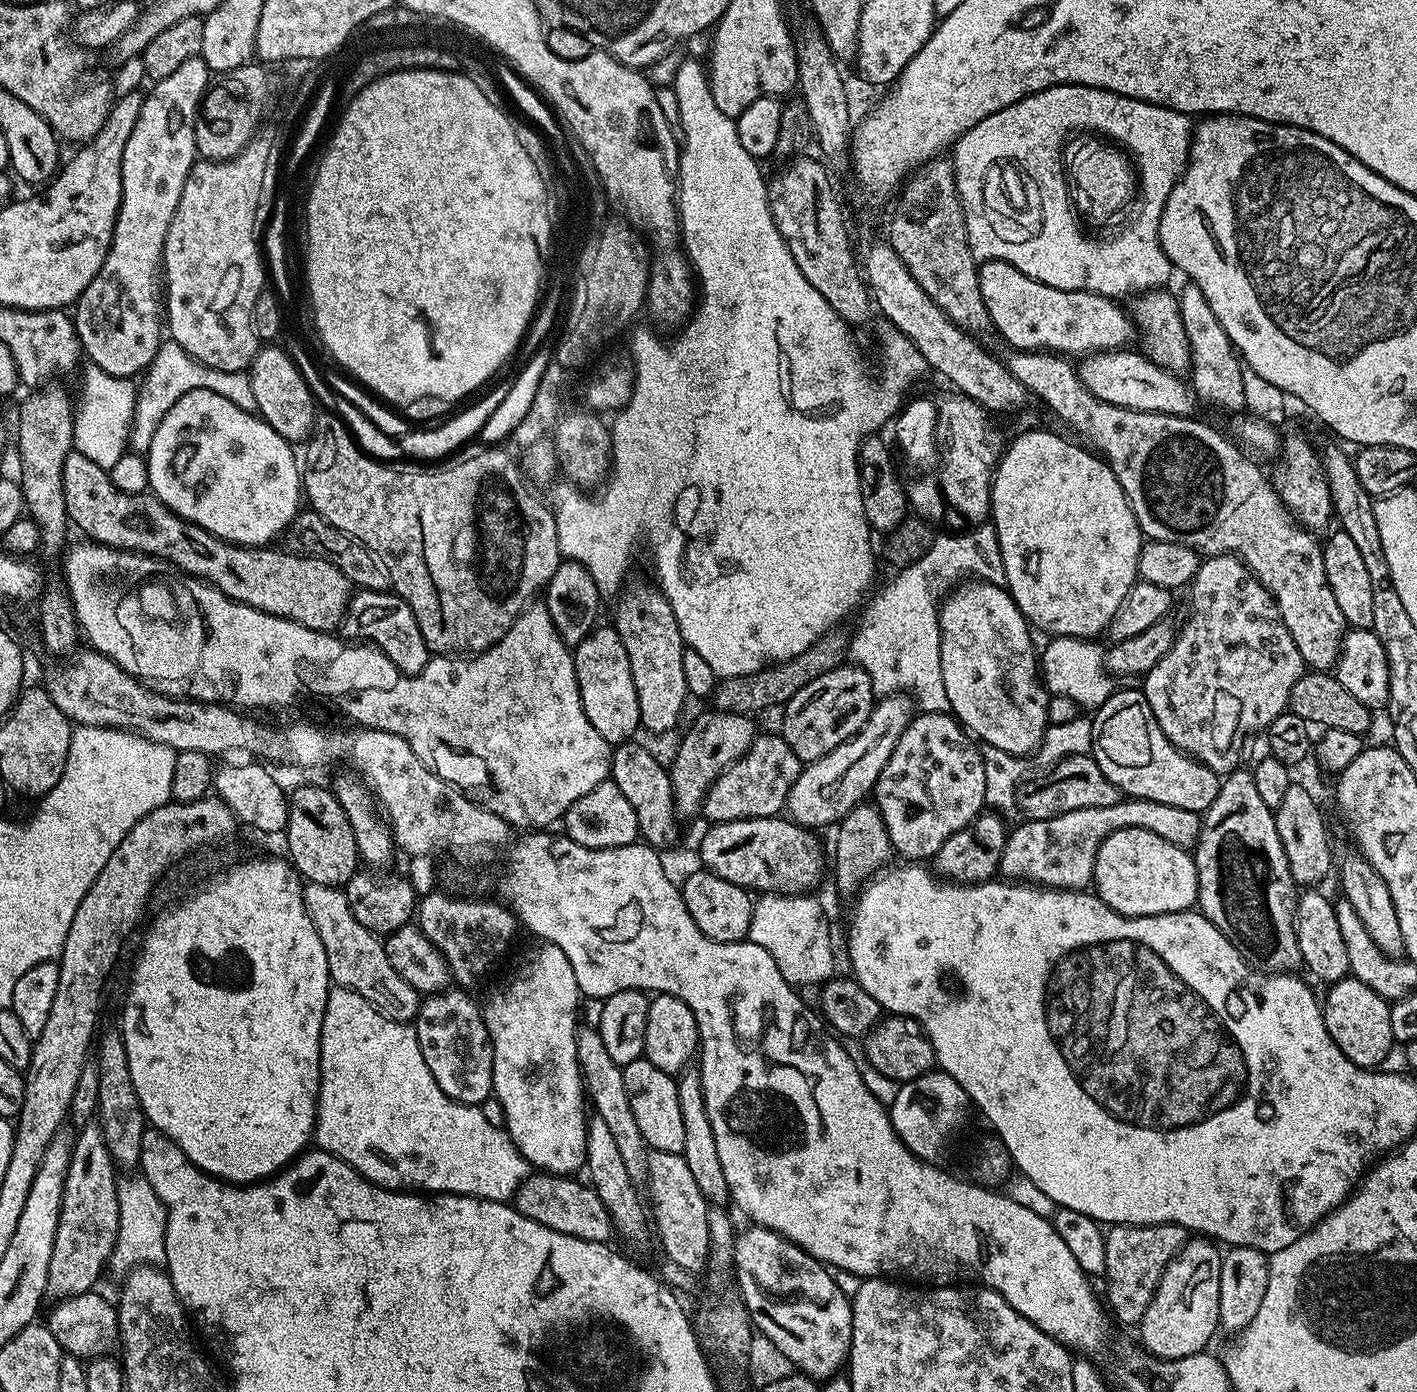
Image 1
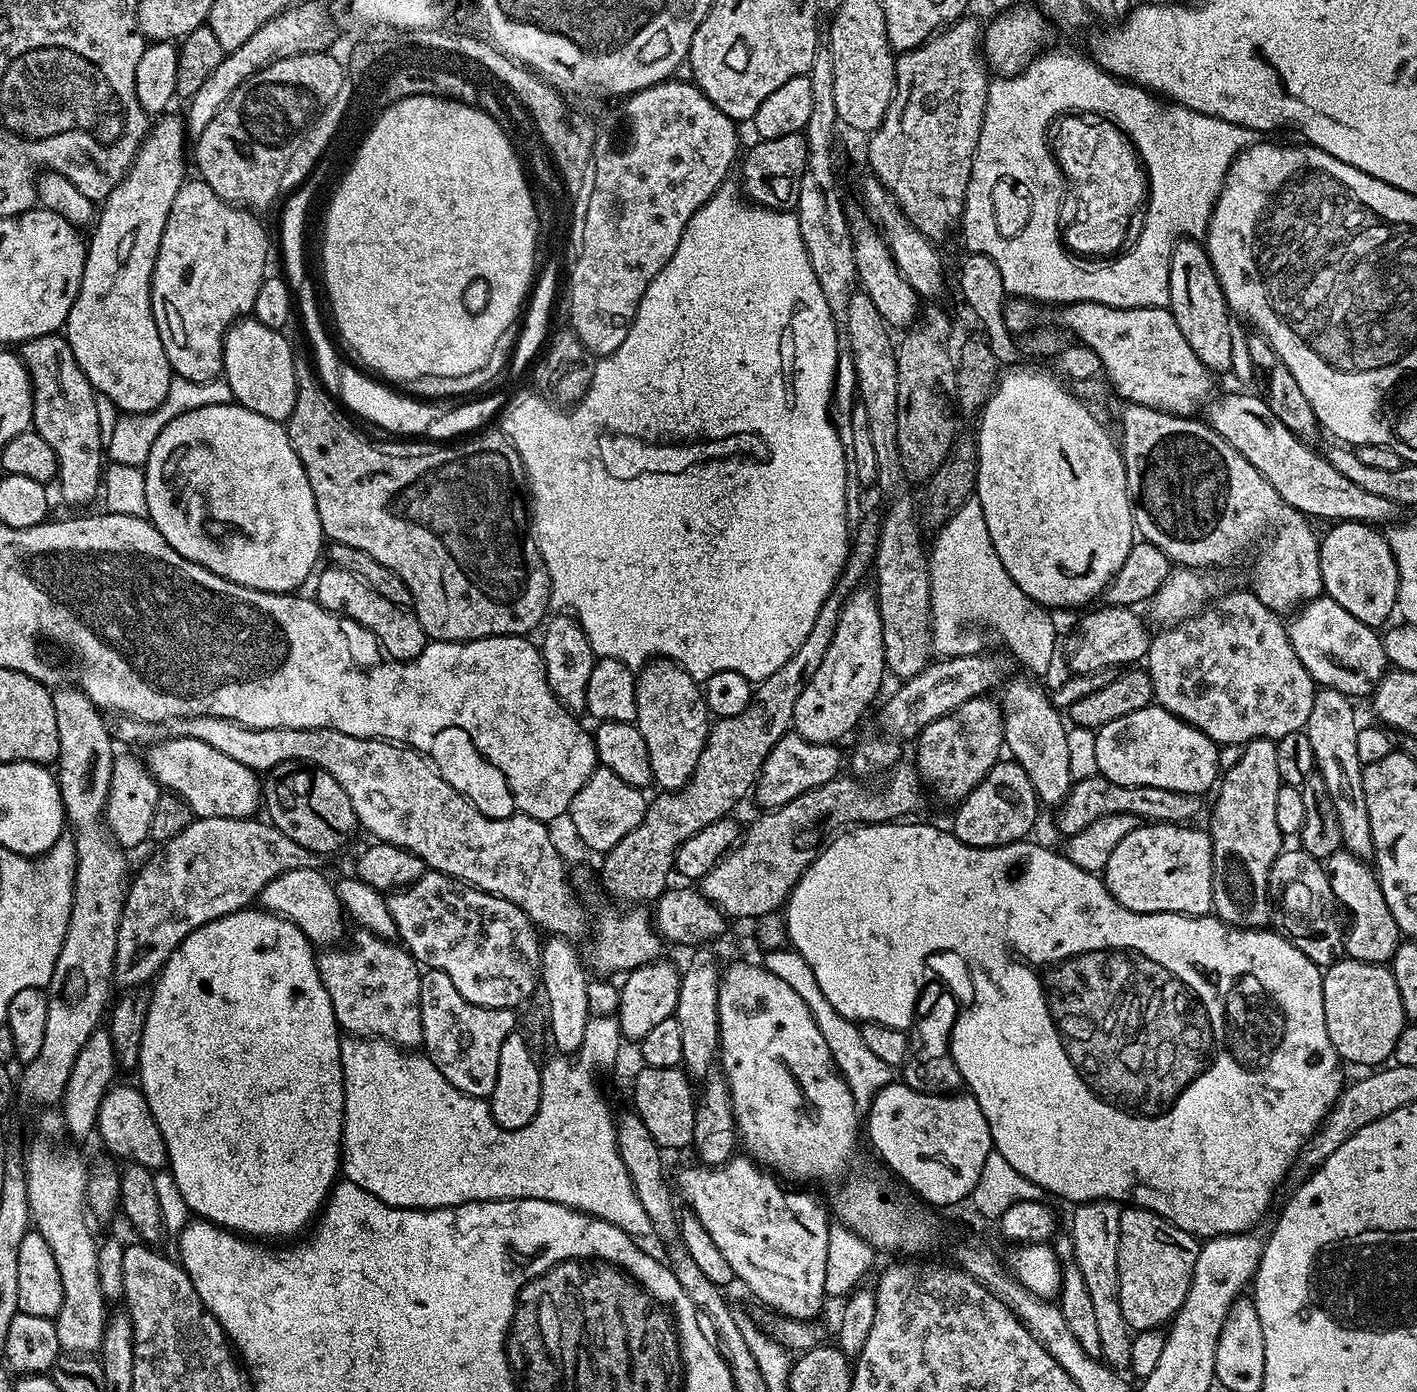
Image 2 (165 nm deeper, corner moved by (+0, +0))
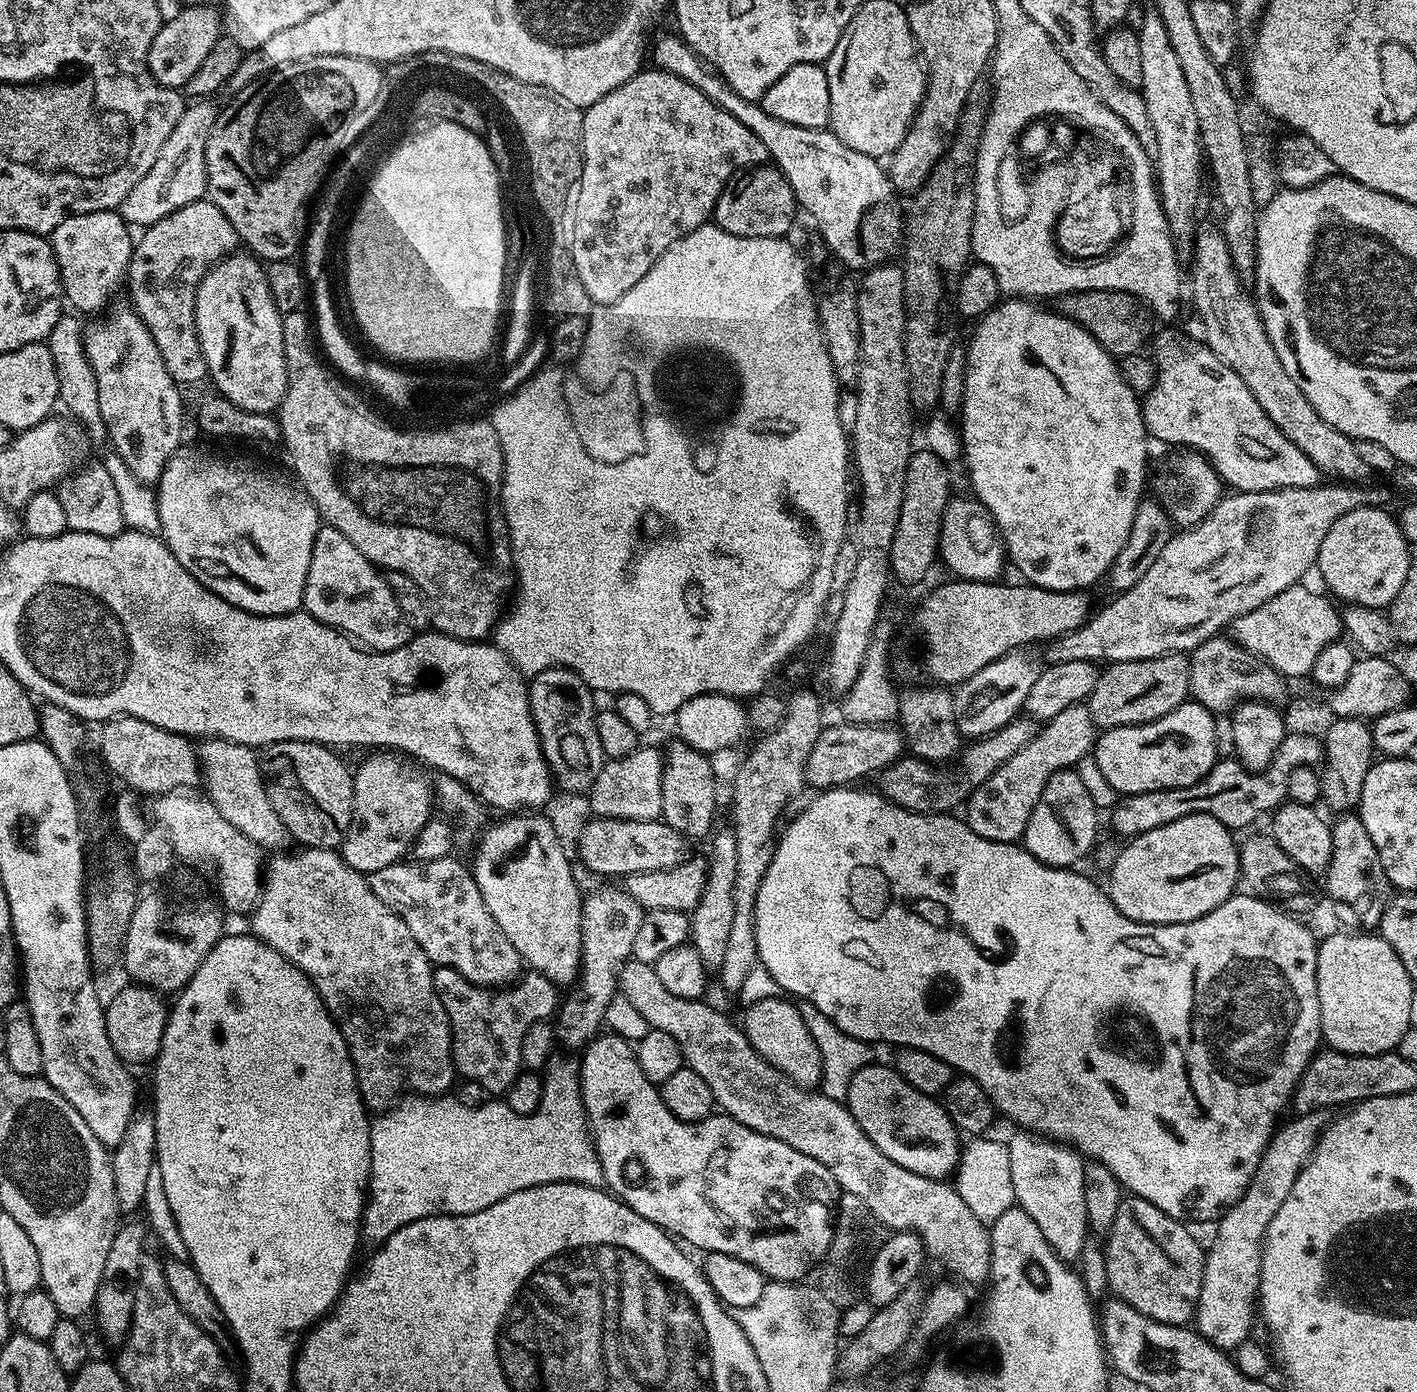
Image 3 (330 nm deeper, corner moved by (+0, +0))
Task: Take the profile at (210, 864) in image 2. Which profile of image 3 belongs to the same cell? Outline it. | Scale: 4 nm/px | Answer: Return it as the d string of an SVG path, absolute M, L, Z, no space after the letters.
M378 752L366 759L353 773L351 825L340 847L344 861L351 869L362 873L377 872L388 865L397 863L407 855L418 830L425 827L434 810L434 786L431 779L422 773L415 763L403 760L388 752Z

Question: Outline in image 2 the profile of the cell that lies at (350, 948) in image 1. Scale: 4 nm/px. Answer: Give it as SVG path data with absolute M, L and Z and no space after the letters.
M319 868L286 870L286 874L278 874L278 878L274 878L260 891L258 900L267 911L294 921L313 945L336 946L345 939L346 913L340 904L335 883L331 879L328 881L324 874Z

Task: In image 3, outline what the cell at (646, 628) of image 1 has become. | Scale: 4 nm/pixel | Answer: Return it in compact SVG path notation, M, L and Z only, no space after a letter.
M675 742L663 749L664 769L662 770L662 810L660 815L678 834L696 842L713 831L712 819L716 816L718 805L715 798L716 784L709 757L692 749L686 743Z

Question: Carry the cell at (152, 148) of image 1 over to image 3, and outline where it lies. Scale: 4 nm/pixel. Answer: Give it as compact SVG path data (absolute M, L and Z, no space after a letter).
M113 303L99 318L87 321L83 329L85 356L98 382L98 407L108 431L111 451L121 456L131 474L142 483L152 486L160 479L166 462L181 447L183 440L180 439L184 436L184 400L180 397L181 385L170 378L170 370L166 370L166 362L162 362L162 354L158 354L158 345L150 330L146 330L142 318L131 303L123 303Z

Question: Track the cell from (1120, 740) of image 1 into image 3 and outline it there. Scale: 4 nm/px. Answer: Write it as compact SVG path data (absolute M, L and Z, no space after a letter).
M1195 702L1179 704L1173 712L1158 718L1149 724L1110 728L1099 733L1094 745L1094 757L1103 777L1117 794L1133 796L1139 792L1150 790L1166 790L1178 786L1190 786L1215 766L1218 759L1216 753L1216 724L1213 713Z

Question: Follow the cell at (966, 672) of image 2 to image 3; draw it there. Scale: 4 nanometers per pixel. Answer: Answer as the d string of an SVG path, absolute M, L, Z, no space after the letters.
M1322 482L1313 488L1275 488L1269 492L1237 492L1233 491L1232 496L1225 495L1214 506L1212 513L1202 522L1198 522L1193 528L1186 528L1177 531L1168 539L1166 546L1162 546L1162 554L1158 554L1158 558L1154 558L1154 563L1150 566L1150 570L1146 570L1146 574L1142 574L1142 578L1138 578L1138 582L1134 582L1134 586L1130 586L1124 592L1113 595L1113 600L1105 606L1101 612L1093 611L1087 622L1078 630L1074 630L1065 636L1059 636L1047 645L1048 648L1044 652L1044 656L1048 659L1049 665L1061 664L1062 662L1078 662L1079 660L1090 660L1093 662L1101 662L1105 665L1117 664L1118 662L1130 662L1131 660L1149 660L1150 658L1158 658L1159 656L1171 656L1173 654L1190 654L1202 642L1206 642L1212 636L1219 636L1238 618L1242 618L1242 614L1250 614L1250 610L1258 610L1258 606L1262 606L1262 602L1270 602L1270 598L1274 598L1274 594L1282 594L1282 590L1287 588L1295 588L1301 583L1300 580L1308 571L1313 571L1318 554L1322 550L1322 542L1326 538L1326 534L1330 534L1330 527L1338 518L1342 518L1343 514L1348 514L1350 510L1360 508L1388 508L1396 498L1395 492L1388 486L1372 486L1370 484L1347 484L1344 482Z

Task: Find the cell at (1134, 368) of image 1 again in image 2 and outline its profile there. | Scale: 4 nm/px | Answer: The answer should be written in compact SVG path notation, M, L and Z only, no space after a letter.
M1248 390L1240 391L1244 392L1217 395L1207 405L1206 422L1223 440L1230 442L1230 446L1234 446L1234 450L1238 450L1238 454L1242 454L1242 458L1246 458L1246 462L1250 462L1250 466L1254 466L1254 470L1258 470L1258 474L1262 474L1262 478L1266 478L1266 482L1270 482L1270 486L1274 486L1294 510L1327 522L1358 520L1361 524L1384 526L1397 519L1398 505L1390 502L1390 498L1370 494L1362 490L1362 486L1350 482L1350 478L1338 474L1327 455L1320 453L1319 456L1311 443L1299 440L1282 426L1282 422L1278 422L1263 395L1251 396L1246 392Z

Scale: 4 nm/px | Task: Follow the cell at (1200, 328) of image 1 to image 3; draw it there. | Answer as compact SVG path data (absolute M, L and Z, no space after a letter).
M1155 10L1145 11L1138 35L1142 50L1142 86L1139 90L1146 102L1146 110L1150 113L1154 134L1158 137L1154 171L1160 189L1162 210L1168 223L1168 231L1176 242L1177 253L1188 258L1192 255L1192 246L1198 231L1196 203L1200 200L1200 168L1202 172L1198 118L1194 115L1190 86L1186 86L1178 54L1174 54L1170 34L1166 34L1166 26L1162 26L1162 18Z

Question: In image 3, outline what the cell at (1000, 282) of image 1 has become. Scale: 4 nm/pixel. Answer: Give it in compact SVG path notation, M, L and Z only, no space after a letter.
M1164 332L1156 340L1156 383L1143 397L1144 429L1153 441L1180 444L1185 449L1199 452L1211 462L1229 489L1237 492L1269 492L1275 488L1313 488L1321 483L1320 468L1266 418L1266 410L1258 406L1258 398L1250 394L1246 382L1215 356L1208 345L1199 339L1184 341L1176 332Z

